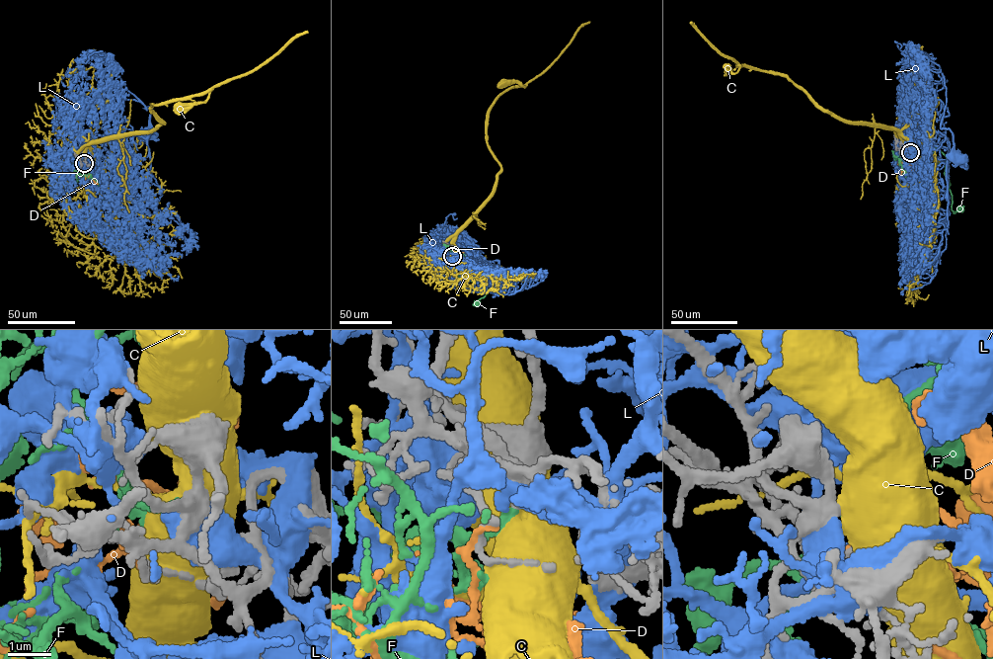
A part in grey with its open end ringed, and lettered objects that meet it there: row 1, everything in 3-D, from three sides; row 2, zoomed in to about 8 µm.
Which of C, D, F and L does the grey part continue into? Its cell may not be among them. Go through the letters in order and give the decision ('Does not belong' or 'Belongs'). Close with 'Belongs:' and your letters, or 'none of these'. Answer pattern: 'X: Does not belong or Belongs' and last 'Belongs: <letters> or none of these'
C: Does not belong
D: Does not belong
F: Belongs
L: Does not belong
Belongs: F

